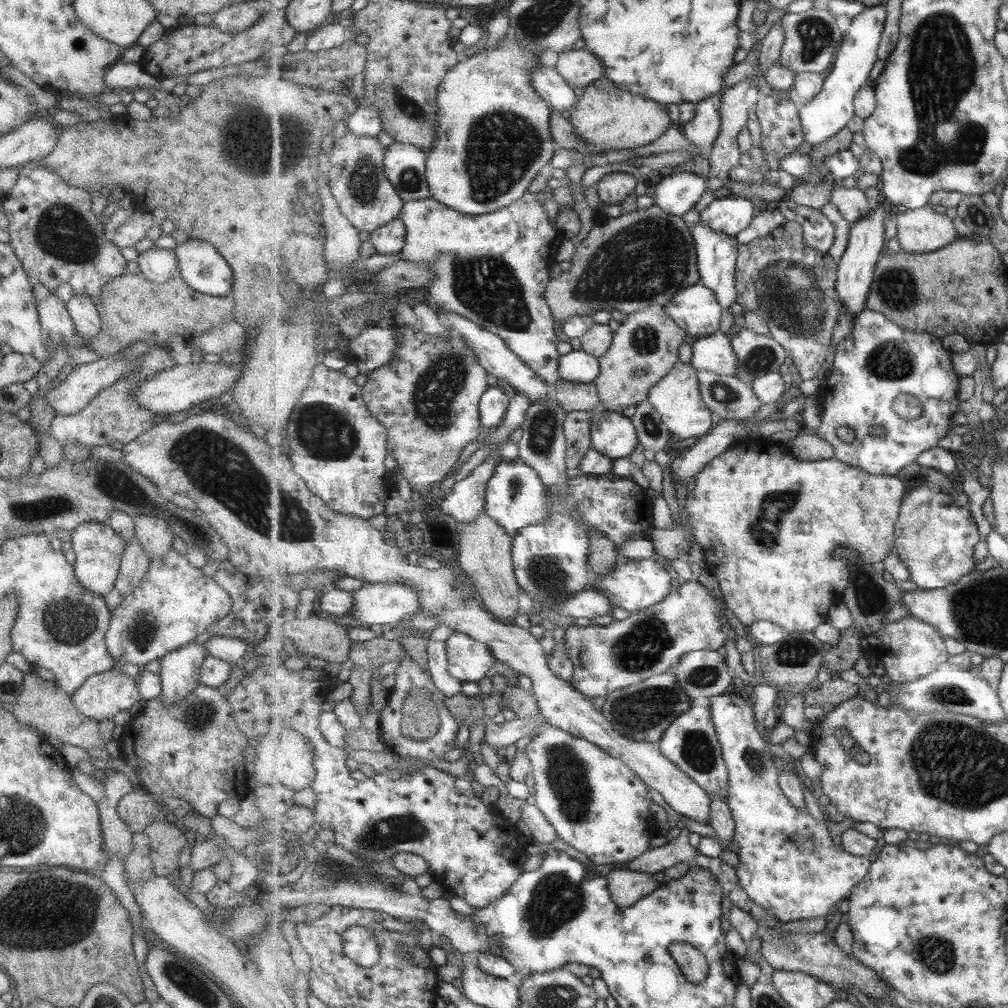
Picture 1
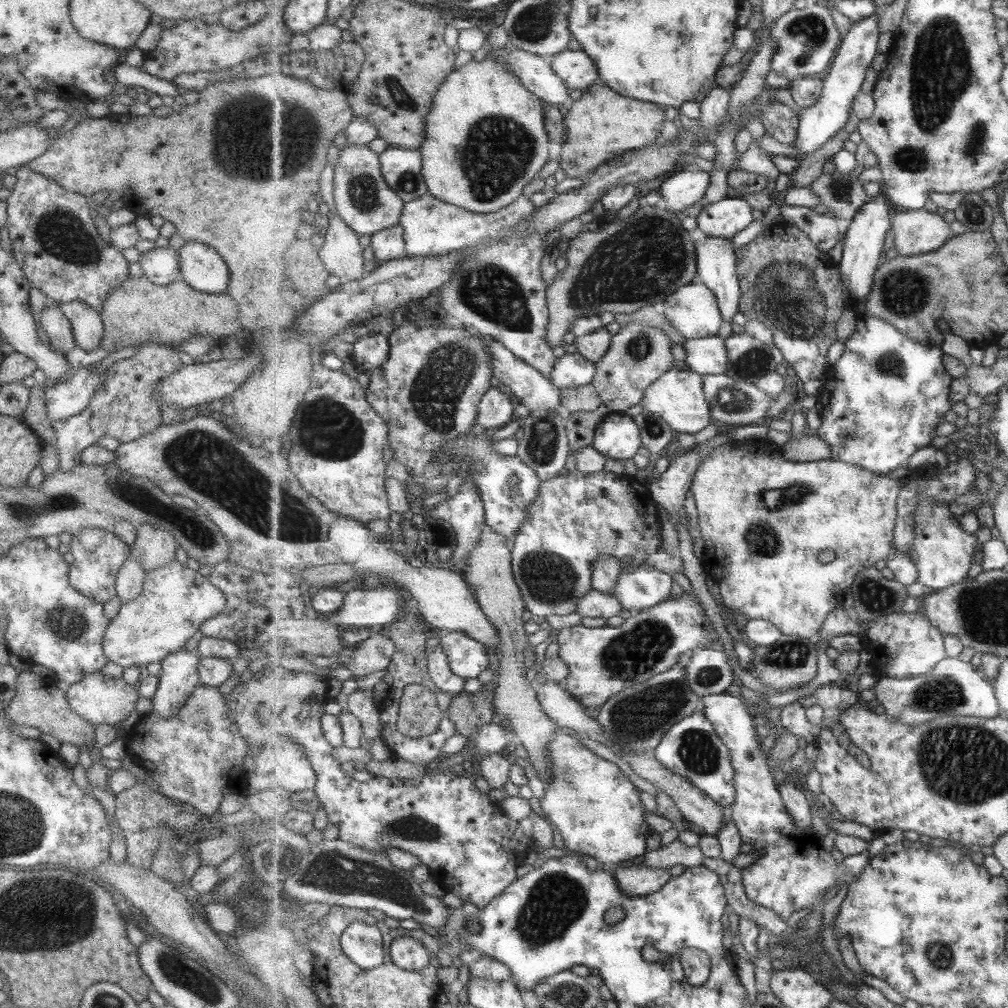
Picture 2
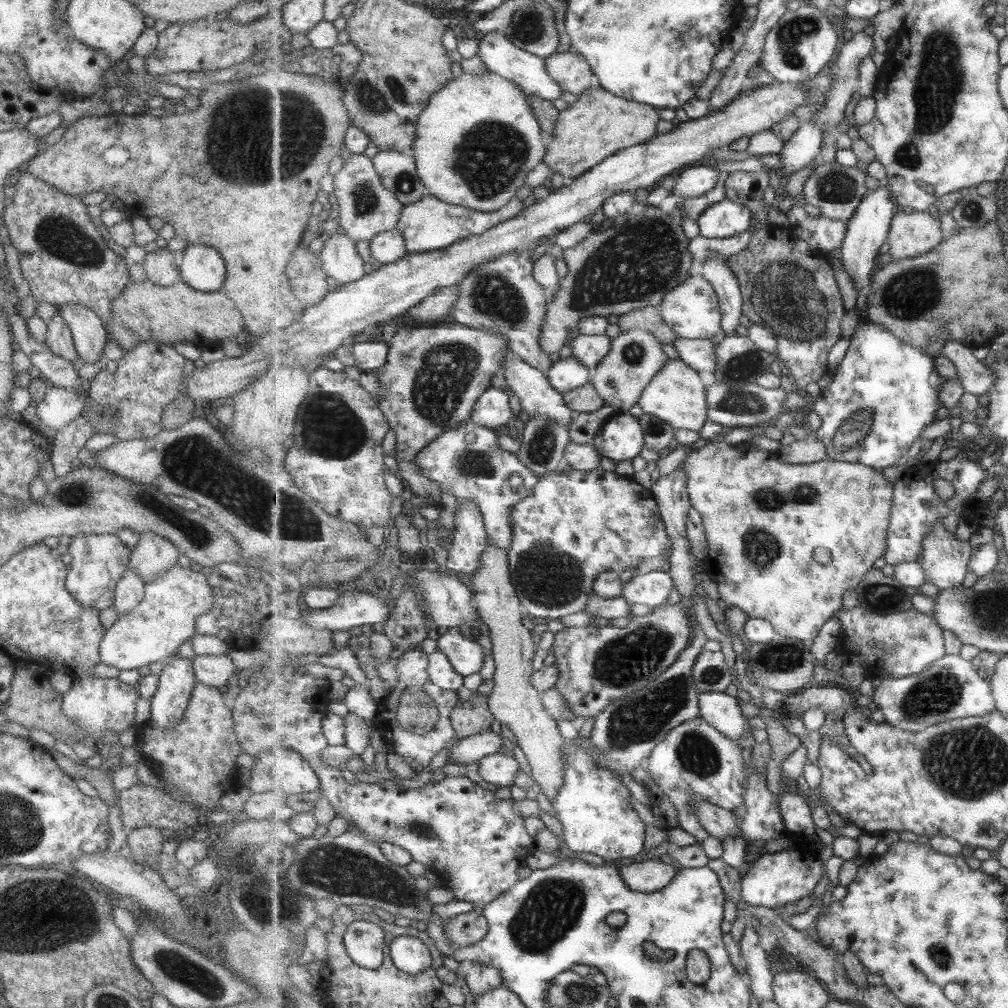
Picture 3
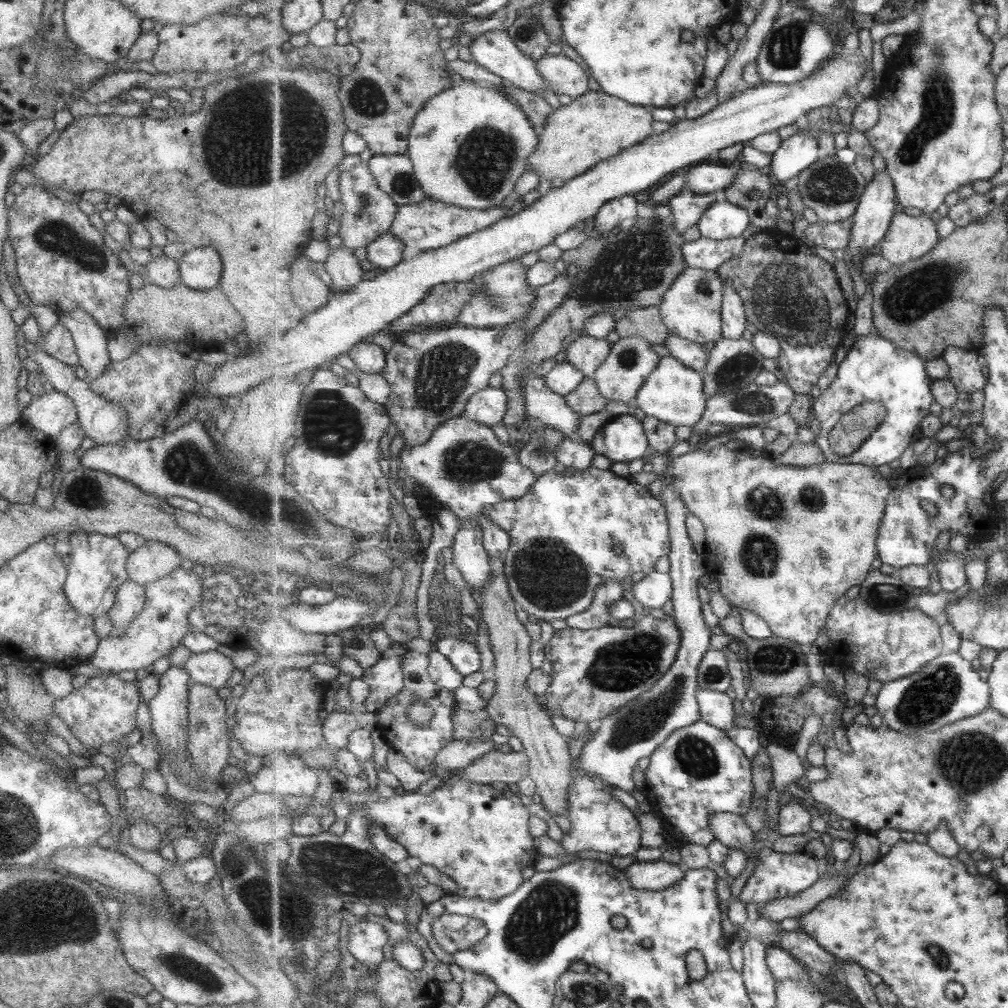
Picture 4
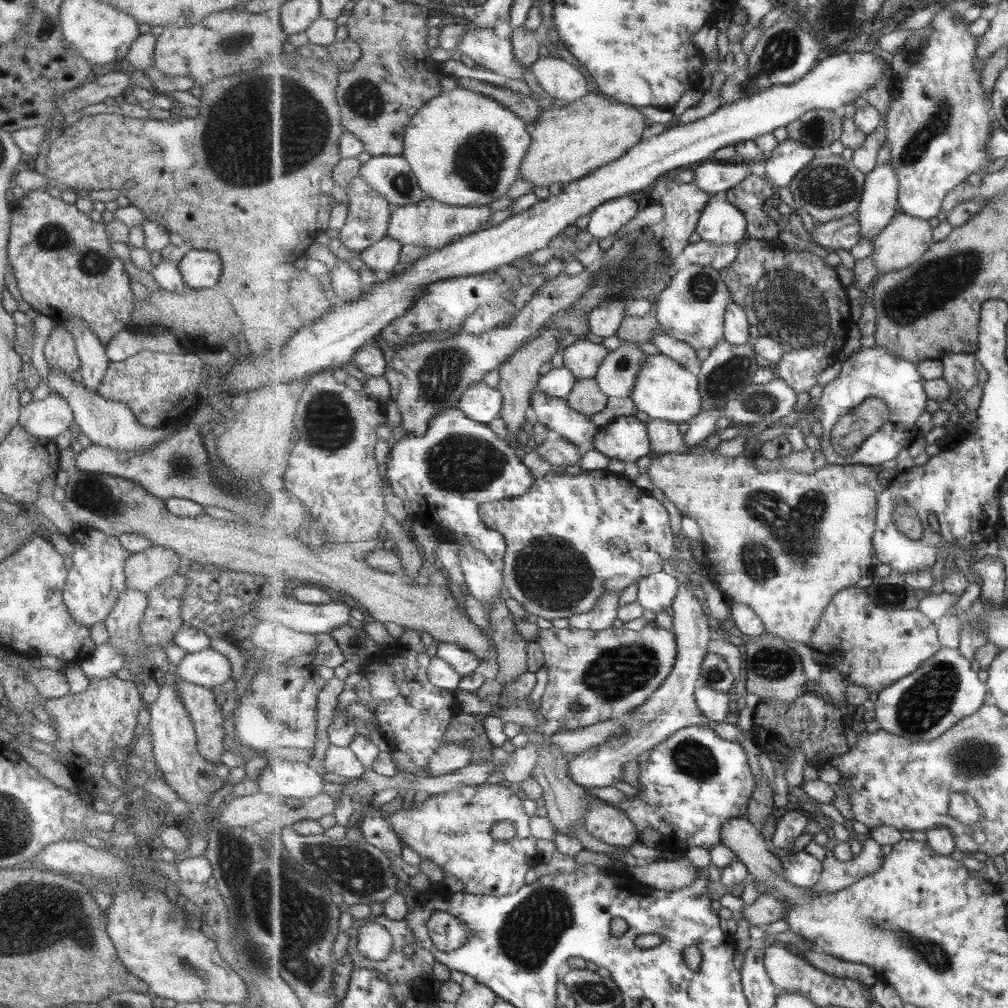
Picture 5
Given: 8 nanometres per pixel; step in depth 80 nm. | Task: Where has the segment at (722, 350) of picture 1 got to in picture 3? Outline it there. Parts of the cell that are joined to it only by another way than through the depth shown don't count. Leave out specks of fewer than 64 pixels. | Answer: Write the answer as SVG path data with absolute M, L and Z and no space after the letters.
M679 337L674 342L674 348L679 358L697 372L708 371L714 374L718 367L716 346L711 344L711 340L688 340Z

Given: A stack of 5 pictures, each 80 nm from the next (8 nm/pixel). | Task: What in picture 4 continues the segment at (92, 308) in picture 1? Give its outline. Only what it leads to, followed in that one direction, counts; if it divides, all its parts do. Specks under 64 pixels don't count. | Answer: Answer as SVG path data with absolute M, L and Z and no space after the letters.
M79 308L58 317L58 322L71 334L78 364L86 372L85 380L89 382L97 378L111 361L106 349L105 333Z

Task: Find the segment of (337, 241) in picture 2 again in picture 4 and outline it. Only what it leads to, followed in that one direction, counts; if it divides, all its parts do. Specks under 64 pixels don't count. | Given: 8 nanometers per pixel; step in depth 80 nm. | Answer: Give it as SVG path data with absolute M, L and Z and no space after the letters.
M343 242L341 246L330 249L324 268L341 294L351 291L353 287L357 287L368 278L359 260L353 255L353 251L349 249L349 246L344 246Z

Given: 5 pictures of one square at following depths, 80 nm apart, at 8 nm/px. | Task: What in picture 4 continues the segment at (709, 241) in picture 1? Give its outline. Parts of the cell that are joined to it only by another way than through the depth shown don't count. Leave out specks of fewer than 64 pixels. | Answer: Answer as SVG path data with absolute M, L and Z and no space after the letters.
M723 281L723 333L724 338L739 340L747 330L748 317L741 294Z

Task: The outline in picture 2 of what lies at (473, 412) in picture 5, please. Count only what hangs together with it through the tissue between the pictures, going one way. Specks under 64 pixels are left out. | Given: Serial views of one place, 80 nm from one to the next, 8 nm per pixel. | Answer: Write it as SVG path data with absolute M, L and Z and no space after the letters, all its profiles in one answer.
M502 386L491 387L491 390L479 404L477 424L484 428L500 428L509 424L514 418L515 406L509 398L509 392Z

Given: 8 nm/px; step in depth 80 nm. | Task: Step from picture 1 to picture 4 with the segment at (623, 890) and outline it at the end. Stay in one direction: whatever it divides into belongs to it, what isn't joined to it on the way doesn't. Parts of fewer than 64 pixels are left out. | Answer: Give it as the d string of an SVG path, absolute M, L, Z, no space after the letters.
M661 858L657 861L633 862L625 872L634 888L647 891L669 889L685 878L683 867Z

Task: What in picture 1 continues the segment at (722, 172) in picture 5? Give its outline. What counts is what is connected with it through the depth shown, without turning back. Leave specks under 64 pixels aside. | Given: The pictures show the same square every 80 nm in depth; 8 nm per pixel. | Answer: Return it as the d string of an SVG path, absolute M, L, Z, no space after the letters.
M690 171L674 172L656 185L655 204L667 212L683 217L683 214L693 210L695 204L709 191L707 182L700 174Z

